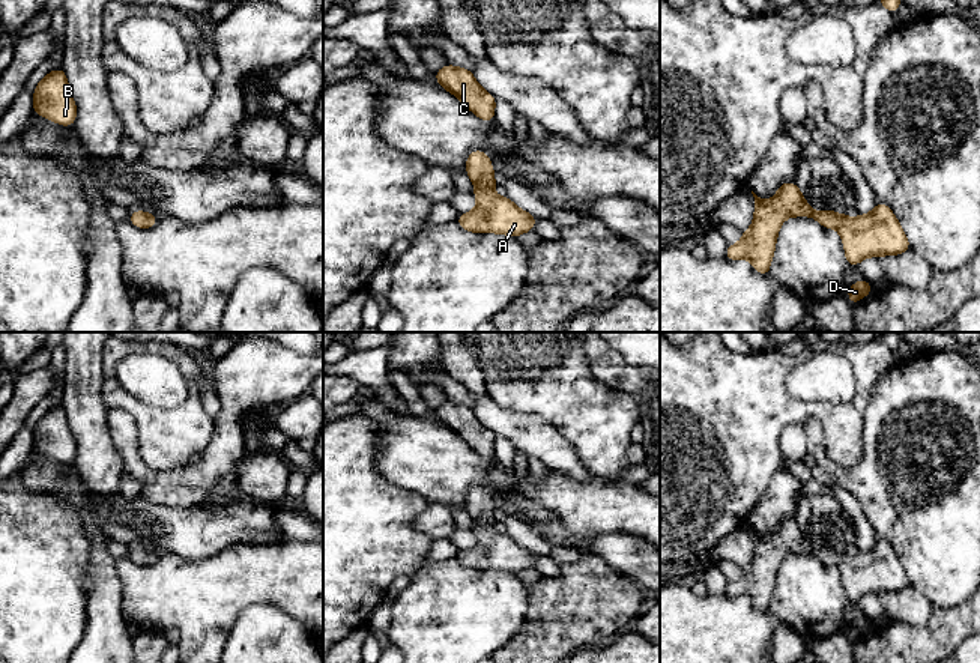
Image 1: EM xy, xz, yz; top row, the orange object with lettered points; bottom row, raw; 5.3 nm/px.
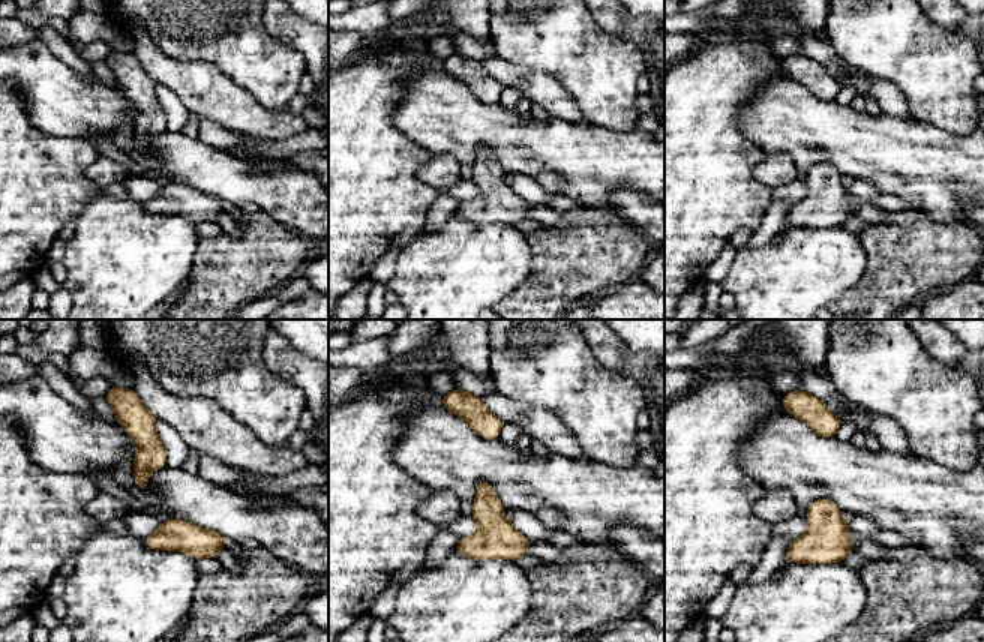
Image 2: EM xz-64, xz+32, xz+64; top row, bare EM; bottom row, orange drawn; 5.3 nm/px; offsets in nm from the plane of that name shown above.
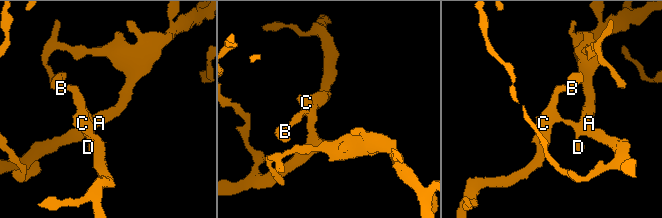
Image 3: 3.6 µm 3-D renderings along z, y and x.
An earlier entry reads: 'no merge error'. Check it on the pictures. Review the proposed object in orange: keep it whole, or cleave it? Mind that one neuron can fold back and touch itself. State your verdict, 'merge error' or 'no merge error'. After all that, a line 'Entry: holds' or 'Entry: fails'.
no merge error
Entry: holds

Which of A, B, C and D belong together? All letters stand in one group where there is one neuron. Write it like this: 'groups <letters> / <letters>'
groups A B C D

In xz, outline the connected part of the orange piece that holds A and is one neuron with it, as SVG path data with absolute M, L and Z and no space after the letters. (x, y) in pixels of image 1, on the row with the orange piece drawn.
M472 150L467 155L466 174L475 183L478 204L469 213L458 213L458 226L473 233L502 233L513 238L532 232L538 218L522 210L508 197L496 195L492 191L498 183L493 173L495 167L485 152Z

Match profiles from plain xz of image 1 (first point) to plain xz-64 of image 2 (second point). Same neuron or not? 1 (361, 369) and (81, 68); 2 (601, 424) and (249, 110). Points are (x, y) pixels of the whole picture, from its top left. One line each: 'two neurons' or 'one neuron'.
1: one neuron
2: two neurons

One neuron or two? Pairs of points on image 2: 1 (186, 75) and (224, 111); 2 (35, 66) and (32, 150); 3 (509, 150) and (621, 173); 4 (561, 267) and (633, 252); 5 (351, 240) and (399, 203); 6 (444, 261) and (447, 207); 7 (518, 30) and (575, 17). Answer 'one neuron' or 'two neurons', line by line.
1: one neuron
2: two neurons
3: one neuron
4: one neuron
5: one neuron
6: two neurons
7: one neuron

